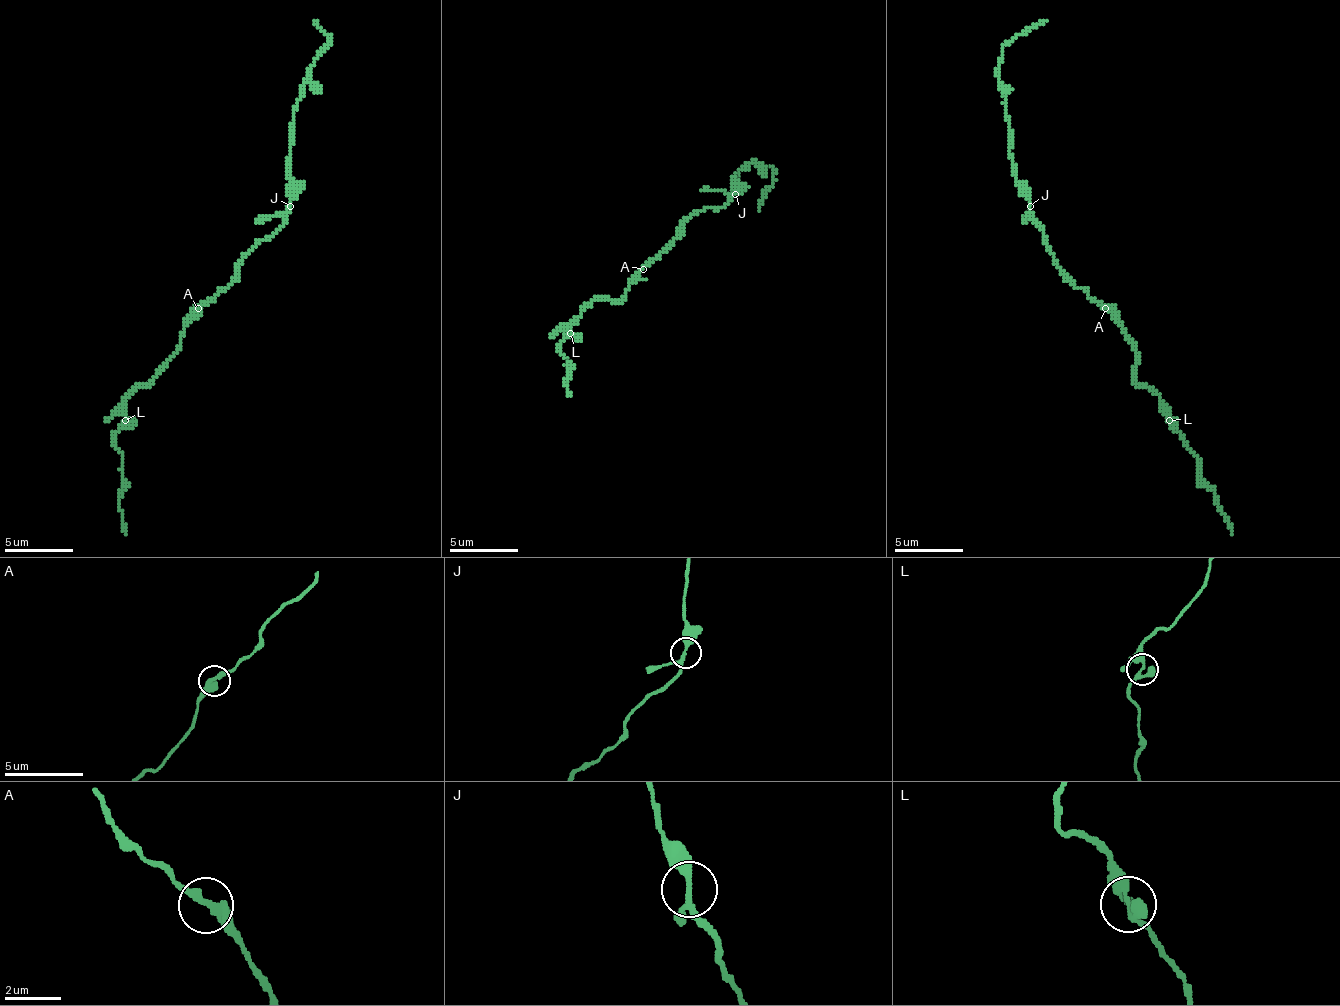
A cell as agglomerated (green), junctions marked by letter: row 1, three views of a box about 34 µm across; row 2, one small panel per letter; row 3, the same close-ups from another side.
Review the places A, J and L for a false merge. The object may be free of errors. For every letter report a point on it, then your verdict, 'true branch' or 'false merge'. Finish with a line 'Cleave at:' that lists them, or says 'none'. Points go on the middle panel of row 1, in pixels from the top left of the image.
A: at (643, 269); true branch
J: at (735, 194); true branch
L: at (570, 333); true branch
Cleave at: none

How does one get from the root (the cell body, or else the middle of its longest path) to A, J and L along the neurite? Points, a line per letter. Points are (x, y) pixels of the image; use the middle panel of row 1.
A: (673, 238), (643, 269)
J: (673, 238), (694, 214), (708, 207), (721, 207), (735, 194)
L: (673, 238), (636, 276), (619, 300), (595, 300), (571, 327), (571, 334)

